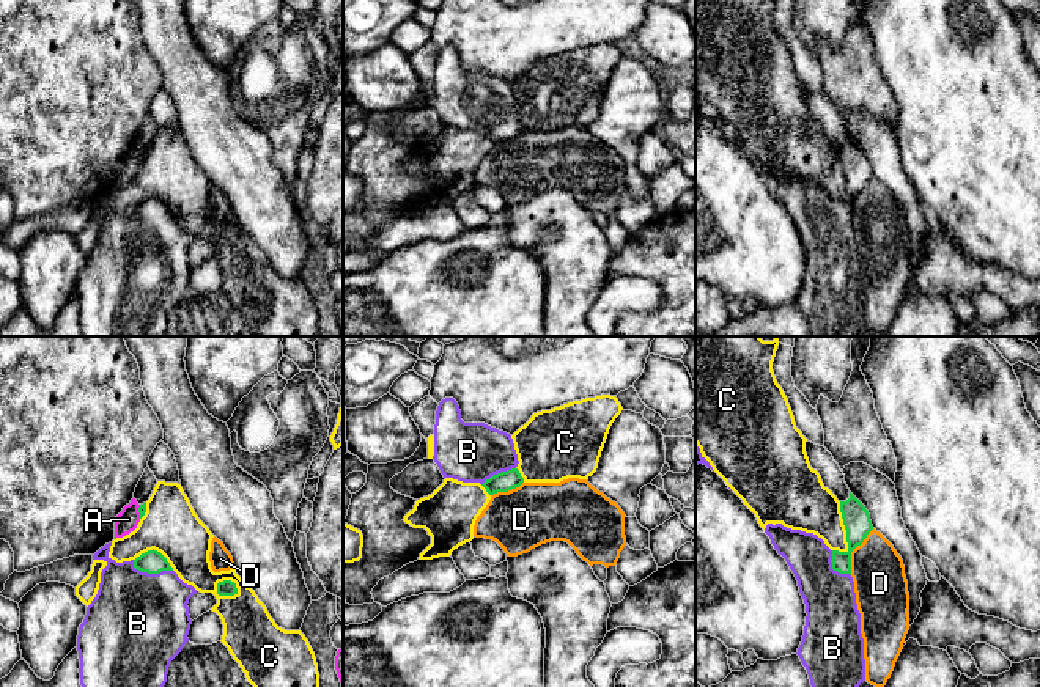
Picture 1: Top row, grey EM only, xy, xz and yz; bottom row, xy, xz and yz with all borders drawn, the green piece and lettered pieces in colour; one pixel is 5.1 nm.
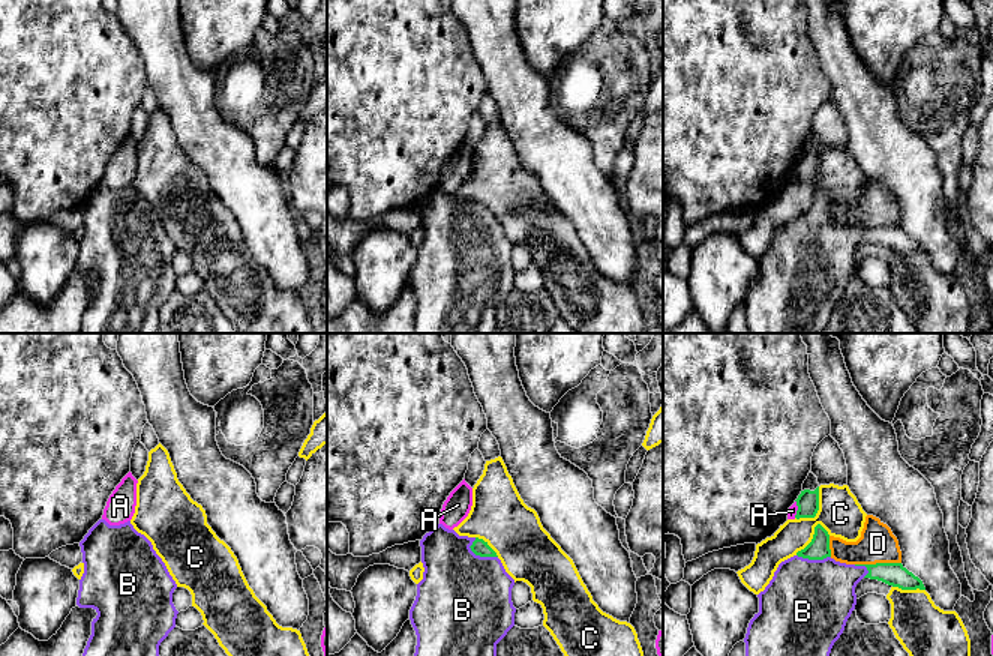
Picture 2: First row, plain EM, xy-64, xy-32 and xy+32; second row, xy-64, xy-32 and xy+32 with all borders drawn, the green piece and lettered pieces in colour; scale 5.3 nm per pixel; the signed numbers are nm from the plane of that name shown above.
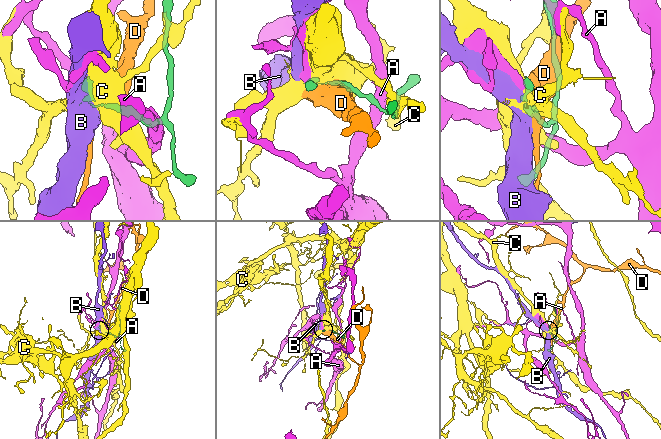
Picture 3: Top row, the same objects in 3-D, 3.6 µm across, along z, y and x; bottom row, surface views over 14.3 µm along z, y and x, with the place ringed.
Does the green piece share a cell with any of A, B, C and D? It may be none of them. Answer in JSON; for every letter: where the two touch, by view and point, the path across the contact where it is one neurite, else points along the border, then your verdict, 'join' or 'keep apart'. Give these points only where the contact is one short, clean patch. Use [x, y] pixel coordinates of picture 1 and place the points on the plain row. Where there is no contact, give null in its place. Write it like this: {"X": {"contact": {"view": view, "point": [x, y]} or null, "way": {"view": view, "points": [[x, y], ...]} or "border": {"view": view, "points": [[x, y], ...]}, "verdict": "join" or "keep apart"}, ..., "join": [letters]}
{"A": {"contact": {"view": "xy", "point": [139, 159]}, "border": {"view": "xy", "points": [[140, 153], [139, 165]]}, "verdict": "keep apart"}, "B": {"contact": {"view": "xy", "point": [150, 220]}, "way": {"view": "xy", "points": [[151, 209], [150, 220], [137, 268]]}, "verdict": "join"}, "C": {"contact": {"view": "yz", "point": [845, 175]}, "verdict": "keep apart"}, "D": {"contact": {"view": "yz", "point": [851, 198]}, "verdict": "keep apart"}, "join": ["B"]}

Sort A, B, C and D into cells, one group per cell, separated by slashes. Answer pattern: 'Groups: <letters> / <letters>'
Groups: A / B / C / D

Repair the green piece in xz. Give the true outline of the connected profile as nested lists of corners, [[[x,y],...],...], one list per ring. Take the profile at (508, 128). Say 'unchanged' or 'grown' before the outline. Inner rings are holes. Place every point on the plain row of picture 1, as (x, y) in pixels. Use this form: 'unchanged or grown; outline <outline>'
grown; outline [[[453,46],[437,53],[433,107],[444,126],[480,130],[489,143],[524,130],[511,83],[485,71],[464,71]]]

